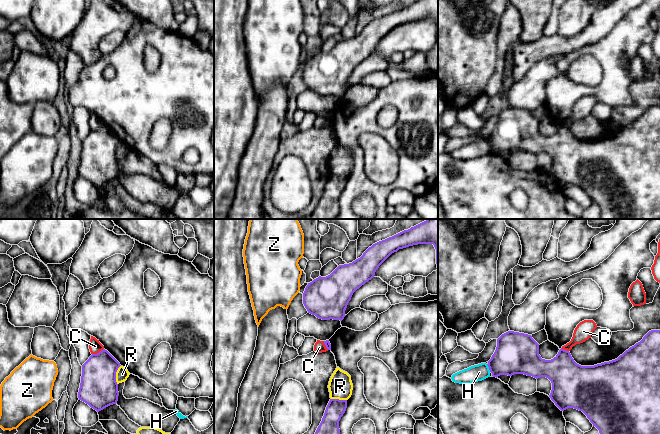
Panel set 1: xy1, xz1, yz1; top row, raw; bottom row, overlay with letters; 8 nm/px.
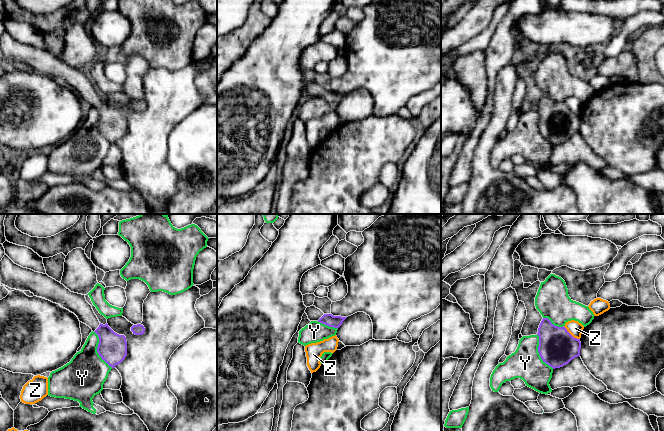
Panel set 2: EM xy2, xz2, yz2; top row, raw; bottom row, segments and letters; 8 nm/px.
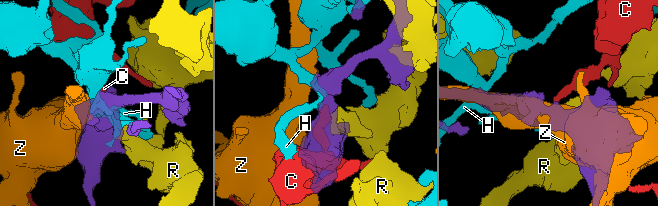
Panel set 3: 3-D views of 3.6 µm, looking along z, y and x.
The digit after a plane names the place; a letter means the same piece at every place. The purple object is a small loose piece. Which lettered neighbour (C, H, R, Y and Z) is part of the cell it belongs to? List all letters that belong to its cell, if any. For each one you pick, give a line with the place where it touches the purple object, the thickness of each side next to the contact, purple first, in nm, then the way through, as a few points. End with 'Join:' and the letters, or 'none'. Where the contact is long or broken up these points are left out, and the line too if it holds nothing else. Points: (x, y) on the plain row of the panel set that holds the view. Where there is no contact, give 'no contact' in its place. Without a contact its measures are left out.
Join: none

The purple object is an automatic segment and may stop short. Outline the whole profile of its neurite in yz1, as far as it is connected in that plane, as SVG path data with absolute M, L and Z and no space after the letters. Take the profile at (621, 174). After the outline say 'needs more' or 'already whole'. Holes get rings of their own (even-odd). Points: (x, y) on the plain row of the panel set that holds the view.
M660 106L649 107L640 118L630 123L617 135L594 142L581 142L577 140L572 134L570 128L564 125L560 125L558 130L551 136L542 135L539 131L539 120L532 114L531 111L508 107L497 115L496 126L487 141L492 149L492 152L496 154L500 151L512 152L514 150L524 150L536 155L540 153L548 154L552 159L552 166L549 171L551 176L561 187L568 184L574 184L582 187L593 202L599 206L600 219L660 219Z | already whole

